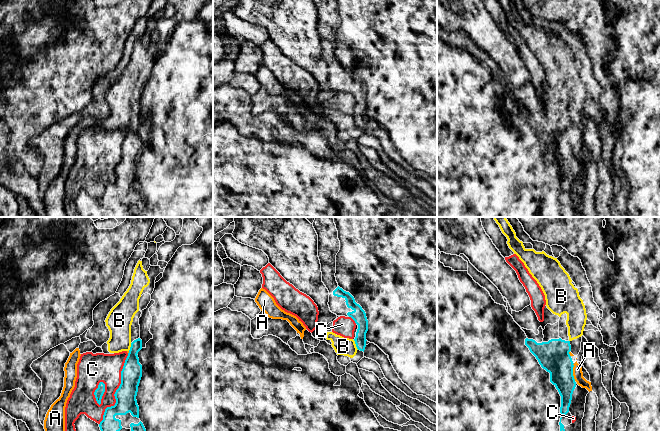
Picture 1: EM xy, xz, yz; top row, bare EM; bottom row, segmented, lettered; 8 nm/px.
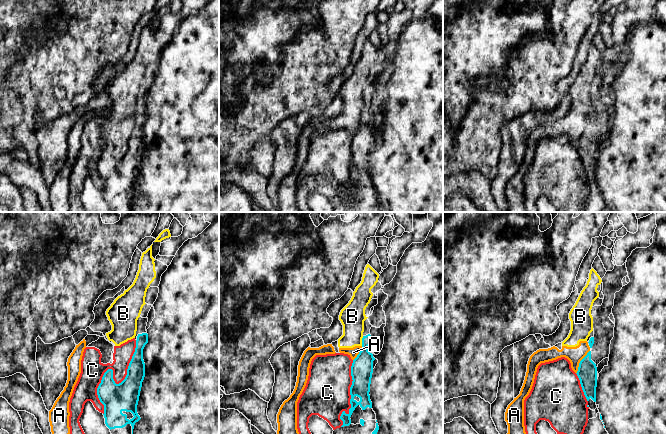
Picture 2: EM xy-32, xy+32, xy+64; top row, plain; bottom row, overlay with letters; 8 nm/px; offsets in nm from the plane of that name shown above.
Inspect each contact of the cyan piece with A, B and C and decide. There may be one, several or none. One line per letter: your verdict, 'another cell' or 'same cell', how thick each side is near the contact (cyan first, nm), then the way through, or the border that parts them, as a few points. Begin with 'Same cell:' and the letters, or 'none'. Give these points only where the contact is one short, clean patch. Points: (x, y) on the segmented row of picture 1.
Same cell: none
A: another cell | 260/80 nm | along yz (573, 363), (573, 378), (575, 380)
B: another cell | 110/140 nm | along xz (353, 340), (358, 349)
C: another cell | 170/240 nm

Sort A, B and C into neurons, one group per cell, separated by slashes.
A B / C

